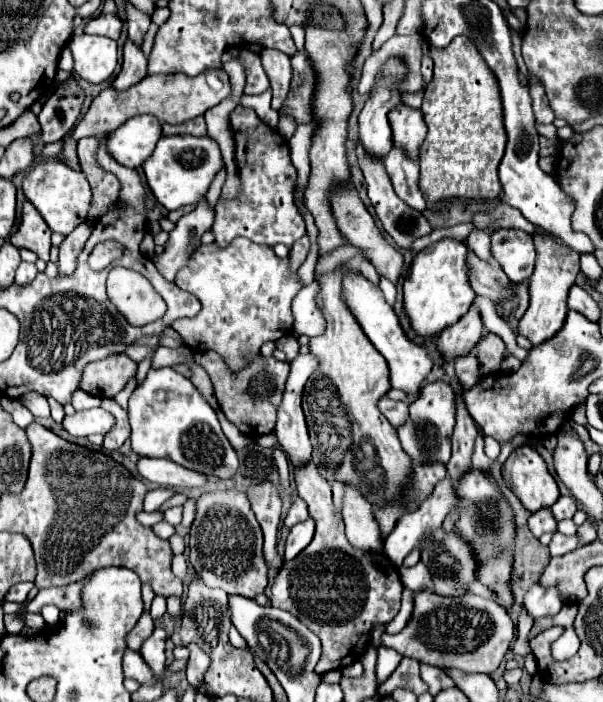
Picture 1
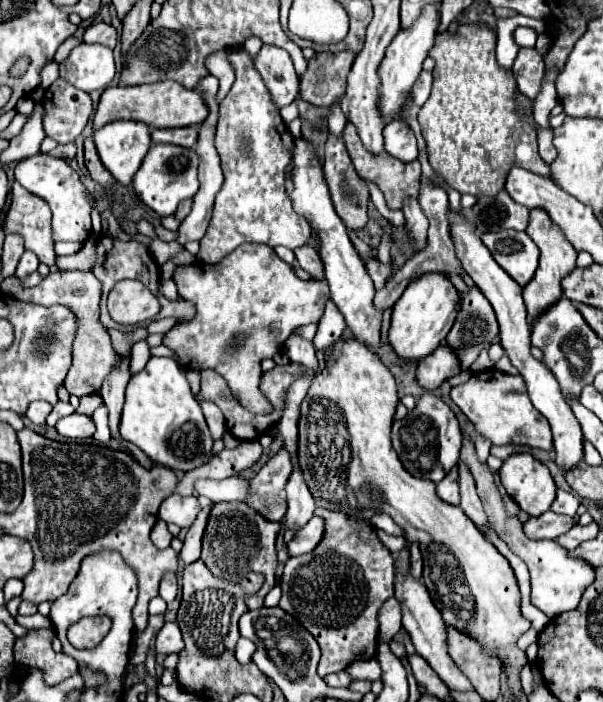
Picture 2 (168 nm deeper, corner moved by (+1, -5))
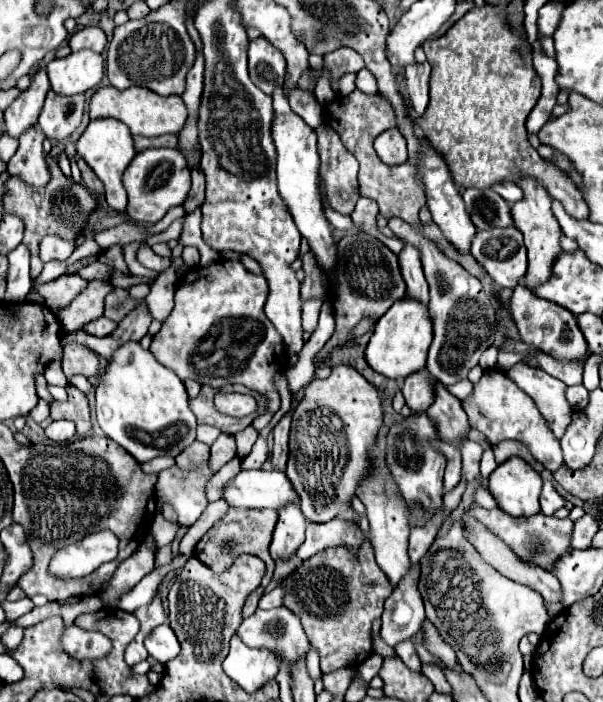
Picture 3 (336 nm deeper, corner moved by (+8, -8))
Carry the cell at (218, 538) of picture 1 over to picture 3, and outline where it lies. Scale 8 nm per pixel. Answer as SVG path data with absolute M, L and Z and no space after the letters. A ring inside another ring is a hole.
M229 508L229 512L213 524L213 528L197 542L195 546L195 552L197 552L197 558L211 566L213 572L223 572L227 570L233 560L239 556L239 554L253 554L257 558L261 558L265 562L265 576L261 580L260 586L253 591L247 598L243 606L243 618L251 616L255 610L257 610L257 604L259 604L259 598L263 595L265 586L269 584L271 576L273 576L273 570L275 570L275 562L271 560L271 556L267 556L267 548L271 544L271 532L277 524L277 512L271 512L271 510L241 510L241 508Z

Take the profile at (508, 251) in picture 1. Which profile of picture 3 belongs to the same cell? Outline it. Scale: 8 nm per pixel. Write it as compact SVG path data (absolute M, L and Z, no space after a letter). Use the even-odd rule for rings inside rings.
M515 226L477 232L471 242L471 256L503 288L517 286L527 272L523 234Z

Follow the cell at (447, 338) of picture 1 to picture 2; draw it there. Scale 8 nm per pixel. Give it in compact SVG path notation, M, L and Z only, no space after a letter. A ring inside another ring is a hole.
M442 343L428 357L418 361L418 383L424 389L436 389L442 385L442 381L458 373L462 373L460 359L456 355L456 349L448 343Z

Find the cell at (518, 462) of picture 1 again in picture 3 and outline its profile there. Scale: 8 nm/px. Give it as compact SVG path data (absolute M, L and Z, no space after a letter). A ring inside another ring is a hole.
M509 458L489 476L489 492L497 506L511 516L539 514L541 476L521 458Z

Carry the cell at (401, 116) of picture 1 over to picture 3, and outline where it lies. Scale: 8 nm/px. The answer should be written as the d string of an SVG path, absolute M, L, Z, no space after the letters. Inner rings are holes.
M391 128L391 130L381 132L381 134L375 138L375 150L377 150L377 156L379 156L385 164L389 164L389 166L407 162L405 136L403 136L397 128Z

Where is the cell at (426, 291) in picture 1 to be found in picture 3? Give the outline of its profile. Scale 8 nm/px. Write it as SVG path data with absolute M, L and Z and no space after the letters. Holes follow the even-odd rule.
M405 298L401 302L395 302L377 320L377 324L373 328L373 336L367 344L365 360L375 372L379 372L387 378L403 380L403 378L411 376L413 372L419 372L425 368L429 344L431 344L431 322L427 320L427 308L419 308L419 304Z

